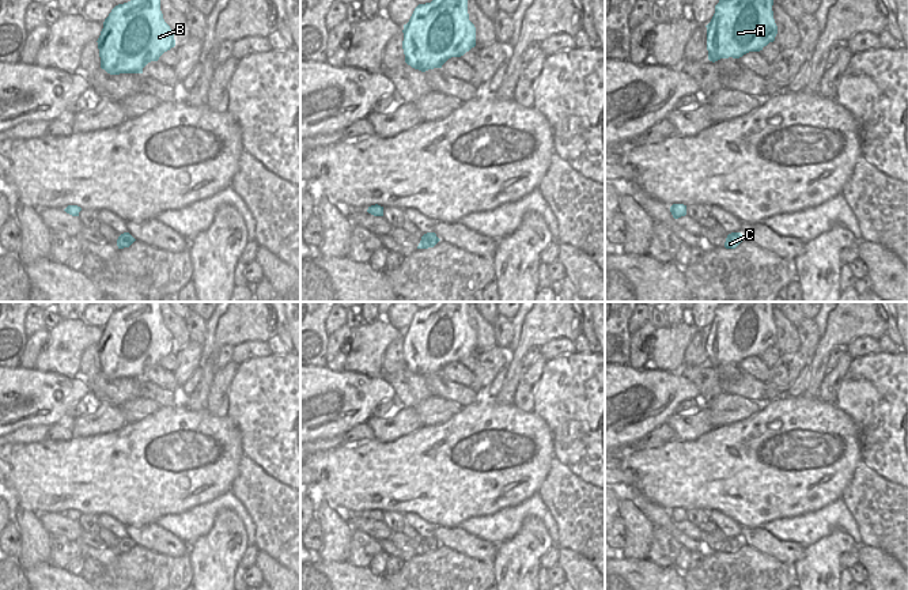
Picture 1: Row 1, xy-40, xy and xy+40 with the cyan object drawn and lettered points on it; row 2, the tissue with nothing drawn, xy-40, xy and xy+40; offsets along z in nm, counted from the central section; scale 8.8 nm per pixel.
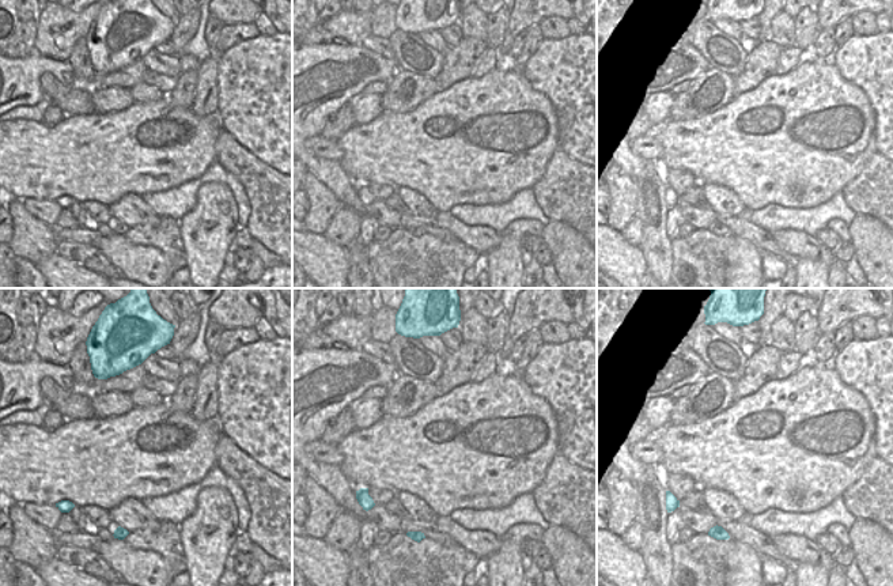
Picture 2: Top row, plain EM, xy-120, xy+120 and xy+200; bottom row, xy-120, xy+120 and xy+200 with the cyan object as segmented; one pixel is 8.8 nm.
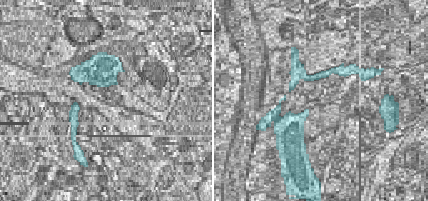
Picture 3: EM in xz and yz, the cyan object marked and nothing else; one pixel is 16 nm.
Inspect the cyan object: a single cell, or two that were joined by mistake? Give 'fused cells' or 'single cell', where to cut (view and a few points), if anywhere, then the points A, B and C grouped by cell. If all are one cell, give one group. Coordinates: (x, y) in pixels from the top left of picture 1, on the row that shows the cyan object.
single cell | no cut | A B C

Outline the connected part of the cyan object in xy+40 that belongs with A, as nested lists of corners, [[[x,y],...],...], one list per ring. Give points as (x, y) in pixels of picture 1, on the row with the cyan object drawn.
[[[719,0],[707,27],[708,60],[739,58],[775,41],[773,0]]]

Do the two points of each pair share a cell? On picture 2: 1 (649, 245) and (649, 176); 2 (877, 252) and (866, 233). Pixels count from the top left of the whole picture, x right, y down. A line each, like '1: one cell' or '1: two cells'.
1: one cell
2: one cell

